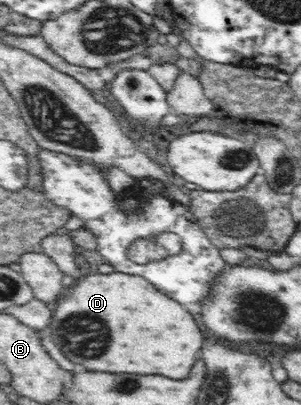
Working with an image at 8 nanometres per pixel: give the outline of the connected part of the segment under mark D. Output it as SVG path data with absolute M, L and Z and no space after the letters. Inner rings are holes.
M87 275L57 301L49 327L59 349L91 371L139 373L183 379L189 375L203 335L177 301L159 293L141 276Z

